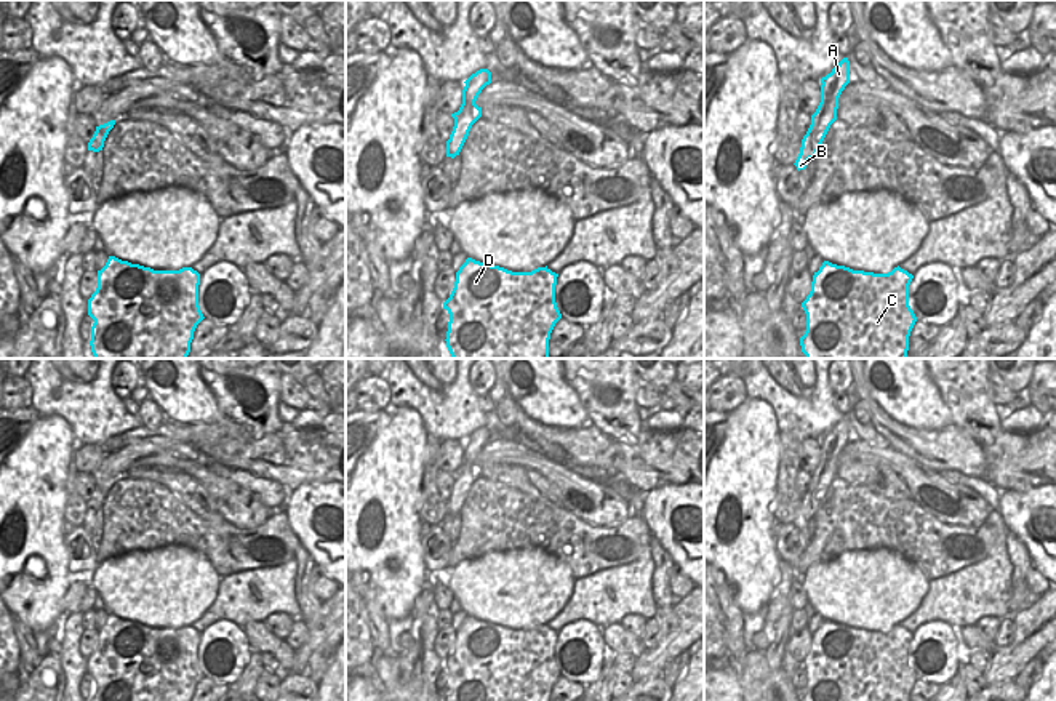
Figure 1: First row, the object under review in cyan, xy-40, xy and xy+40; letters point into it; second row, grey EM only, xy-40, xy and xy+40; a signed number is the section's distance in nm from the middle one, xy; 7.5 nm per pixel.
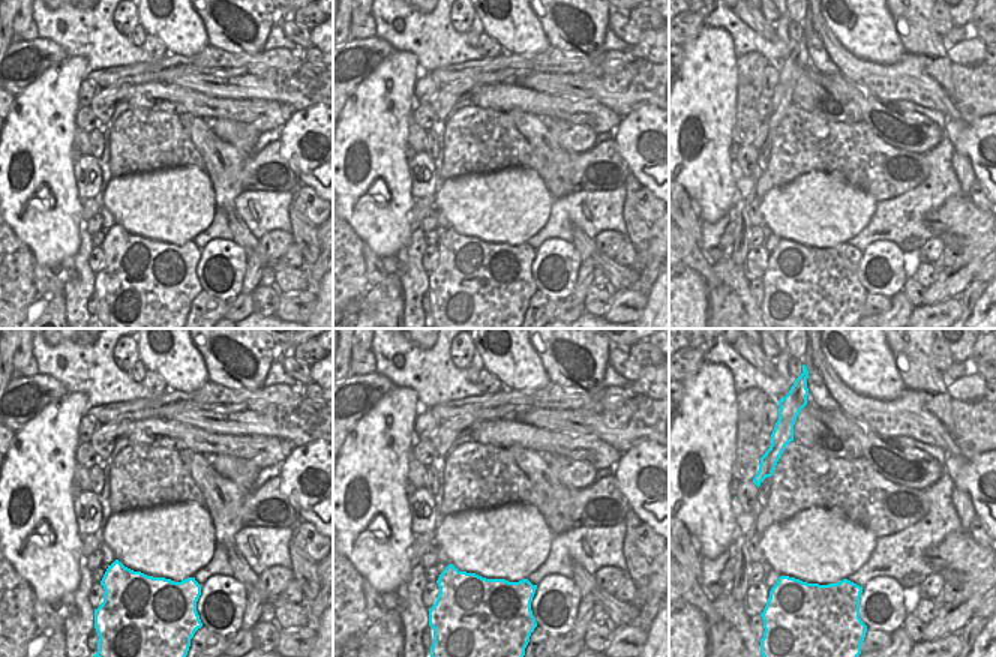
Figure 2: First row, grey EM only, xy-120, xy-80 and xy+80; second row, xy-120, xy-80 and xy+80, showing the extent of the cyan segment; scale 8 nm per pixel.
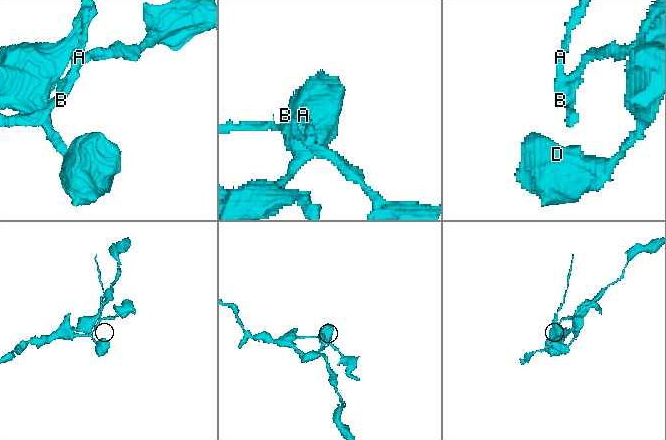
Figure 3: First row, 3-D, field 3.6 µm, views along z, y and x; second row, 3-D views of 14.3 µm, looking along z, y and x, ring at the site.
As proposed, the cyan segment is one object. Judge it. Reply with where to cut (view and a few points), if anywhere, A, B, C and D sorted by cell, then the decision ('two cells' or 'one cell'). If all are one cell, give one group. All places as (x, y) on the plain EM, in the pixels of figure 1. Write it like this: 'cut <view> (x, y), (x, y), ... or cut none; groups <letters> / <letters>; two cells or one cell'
cut xy+40 (823, 442), (844, 447); groups A / B C D; two cells

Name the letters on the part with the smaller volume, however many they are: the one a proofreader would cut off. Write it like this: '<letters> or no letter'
A

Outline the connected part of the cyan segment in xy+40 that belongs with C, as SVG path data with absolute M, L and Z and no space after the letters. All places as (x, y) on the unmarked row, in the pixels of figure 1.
M824 619L802 661L806 690L800 701L909 701L917 680L909 664L912 637L914 634L899 624L888 632L874 632Z

